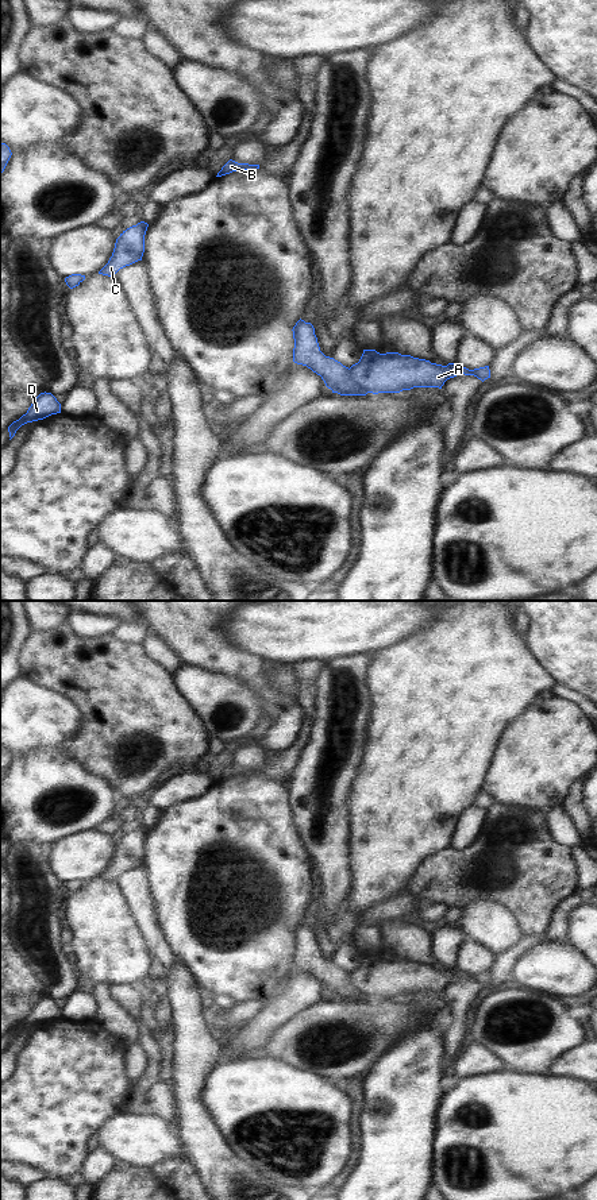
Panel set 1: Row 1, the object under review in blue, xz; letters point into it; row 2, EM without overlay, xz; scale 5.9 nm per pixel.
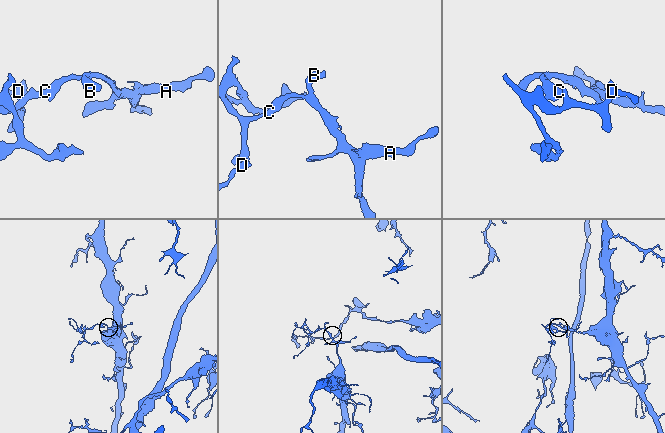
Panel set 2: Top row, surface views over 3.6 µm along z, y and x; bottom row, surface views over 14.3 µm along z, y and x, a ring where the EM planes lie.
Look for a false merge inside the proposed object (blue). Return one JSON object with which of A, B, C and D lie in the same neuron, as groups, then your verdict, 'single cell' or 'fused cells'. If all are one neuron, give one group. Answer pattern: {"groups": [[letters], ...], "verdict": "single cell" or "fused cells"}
{"groups": [["A"], ["B", "C", "D"]], "verdict": "fused cells"}

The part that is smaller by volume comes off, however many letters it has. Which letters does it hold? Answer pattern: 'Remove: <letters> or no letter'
Remove: A

